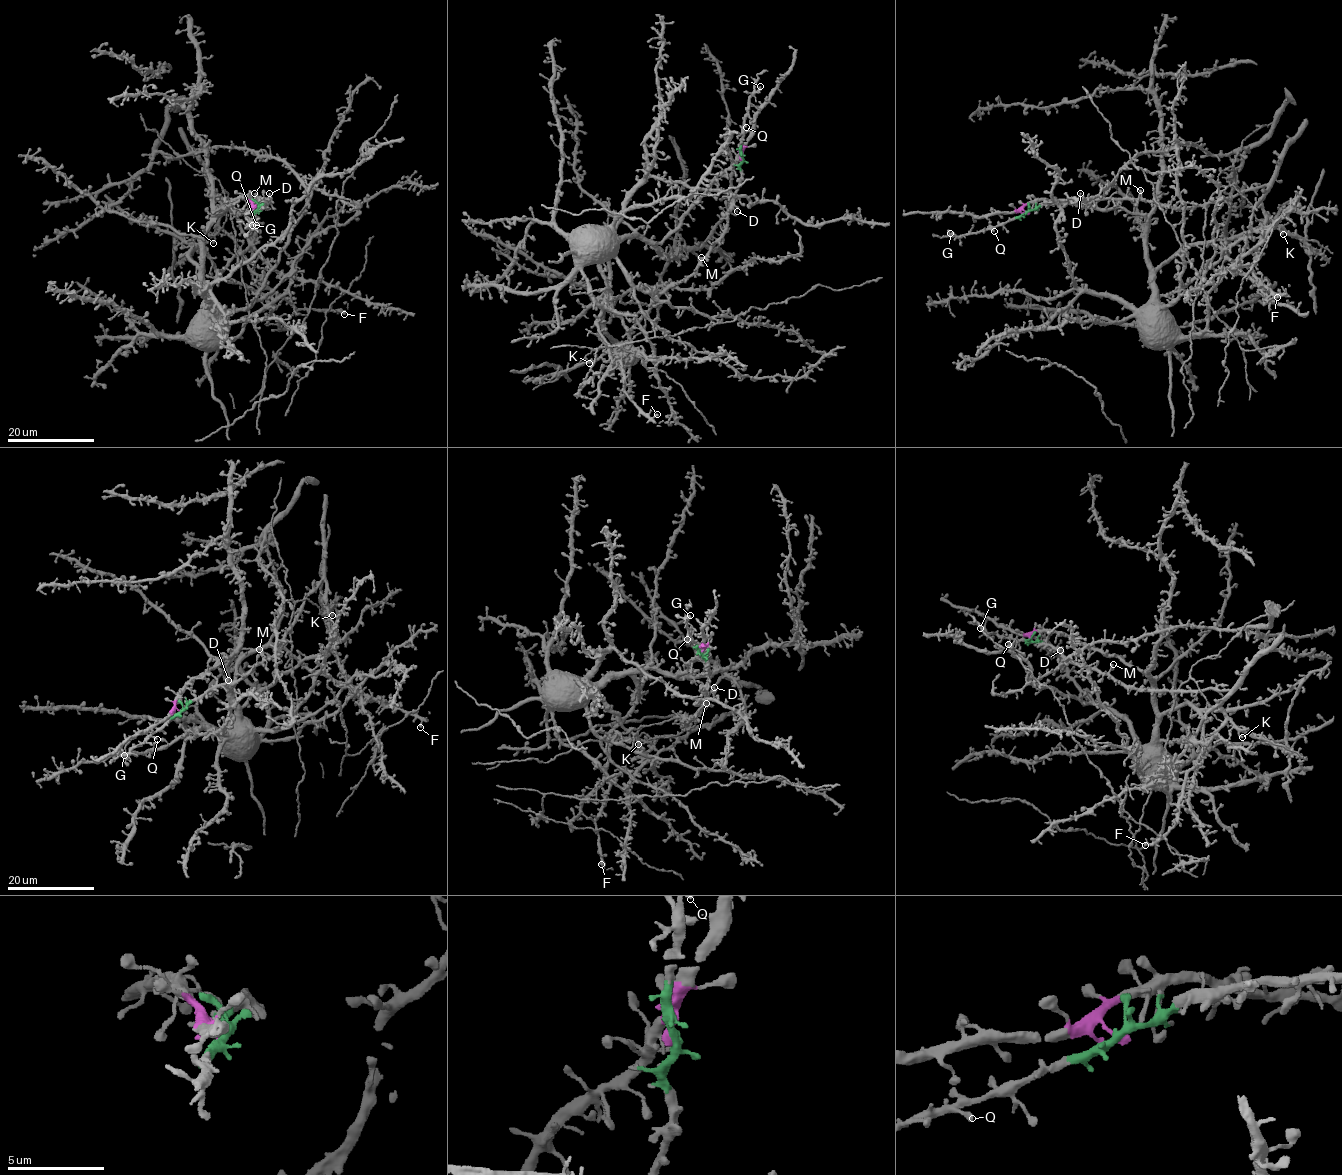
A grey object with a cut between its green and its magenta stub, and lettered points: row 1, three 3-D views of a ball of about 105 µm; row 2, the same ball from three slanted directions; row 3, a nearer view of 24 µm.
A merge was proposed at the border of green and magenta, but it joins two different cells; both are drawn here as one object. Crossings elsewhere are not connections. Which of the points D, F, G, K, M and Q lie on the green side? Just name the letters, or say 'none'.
D, F, G, K, M, Q

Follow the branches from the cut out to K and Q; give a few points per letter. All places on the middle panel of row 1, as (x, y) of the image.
K: (741, 158), (741, 179), (726, 231), (698, 267), (655, 297), (636, 320), (621, 354), (611, 349), (589, 363)
Q: (741, 158), (740, 140), (744, 122), (745, 127)

